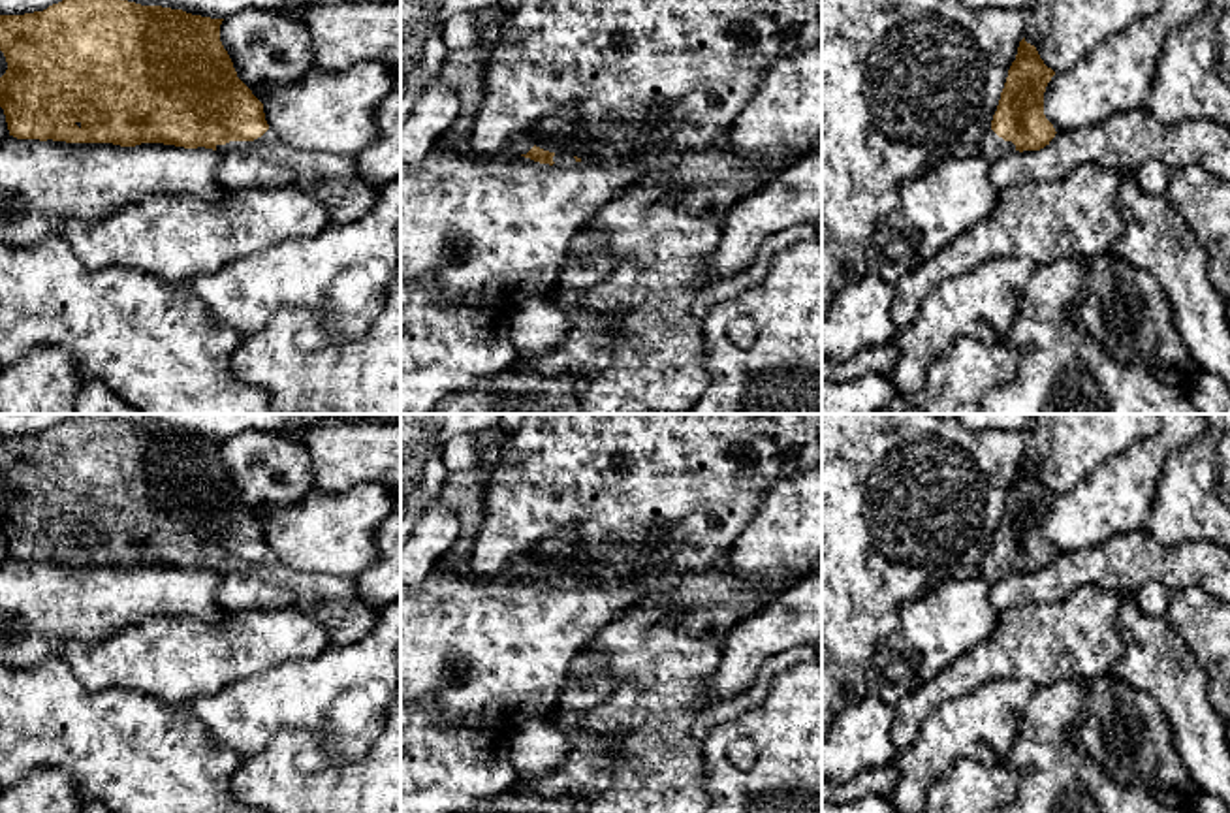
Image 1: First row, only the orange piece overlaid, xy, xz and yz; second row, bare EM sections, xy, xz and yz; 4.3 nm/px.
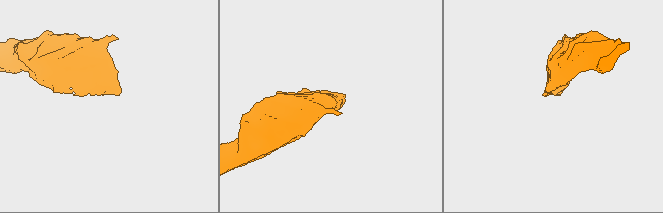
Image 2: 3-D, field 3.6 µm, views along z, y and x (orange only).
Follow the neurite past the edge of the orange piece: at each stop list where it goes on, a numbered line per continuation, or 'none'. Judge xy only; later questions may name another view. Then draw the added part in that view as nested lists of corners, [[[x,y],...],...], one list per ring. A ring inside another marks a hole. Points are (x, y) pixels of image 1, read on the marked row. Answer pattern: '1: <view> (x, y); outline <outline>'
1: xy (331, 179); outline [[[273,130],[254,141],[216,145],[216,151],[254,154],[286,166],[295,186],[327,207],[331,224],[346,224],[363,216],[374,205],[380,190],[380,186],[371,186],[357,177],[354,156],[297,151]]]

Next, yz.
1: yz (992, 147); outline [[[987,130],[982,137],[980,156],[993,162],[1008,152],[1016,151],[1012,141],[1004,141],[993,130]]]

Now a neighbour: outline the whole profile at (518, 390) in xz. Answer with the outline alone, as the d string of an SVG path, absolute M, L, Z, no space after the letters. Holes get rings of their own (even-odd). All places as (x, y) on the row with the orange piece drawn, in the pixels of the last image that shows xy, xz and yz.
M519 359L470 390L444 399L429 414L583 414L576 376L542 376Z

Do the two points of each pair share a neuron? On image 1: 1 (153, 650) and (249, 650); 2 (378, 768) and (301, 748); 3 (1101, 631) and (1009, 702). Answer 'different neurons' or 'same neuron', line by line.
1: same neuron
2: same neuron
3: different neurons

